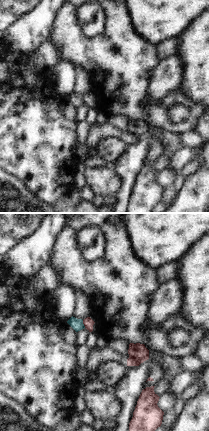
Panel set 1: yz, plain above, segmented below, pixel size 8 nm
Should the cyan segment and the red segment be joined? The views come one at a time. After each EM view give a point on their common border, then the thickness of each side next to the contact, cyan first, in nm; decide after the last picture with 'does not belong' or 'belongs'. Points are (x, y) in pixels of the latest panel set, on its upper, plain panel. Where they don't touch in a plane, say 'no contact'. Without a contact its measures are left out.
meets cyan at (83, 100); 100 nm thick on the cyan side, 80 nm on the other

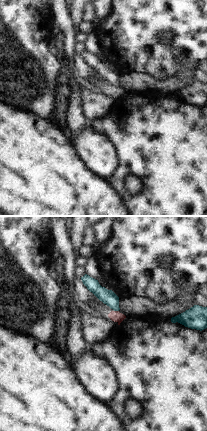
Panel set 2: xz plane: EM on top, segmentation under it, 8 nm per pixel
meets cyan at (116, 86); 120 nm thick on the cyan side, 90 nm on the other

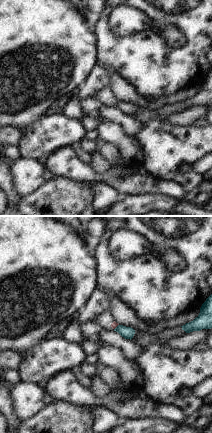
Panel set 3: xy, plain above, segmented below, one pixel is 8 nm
meets cyan at (116, 103); 100 nm thick on the cyan side, 50 nm on the other

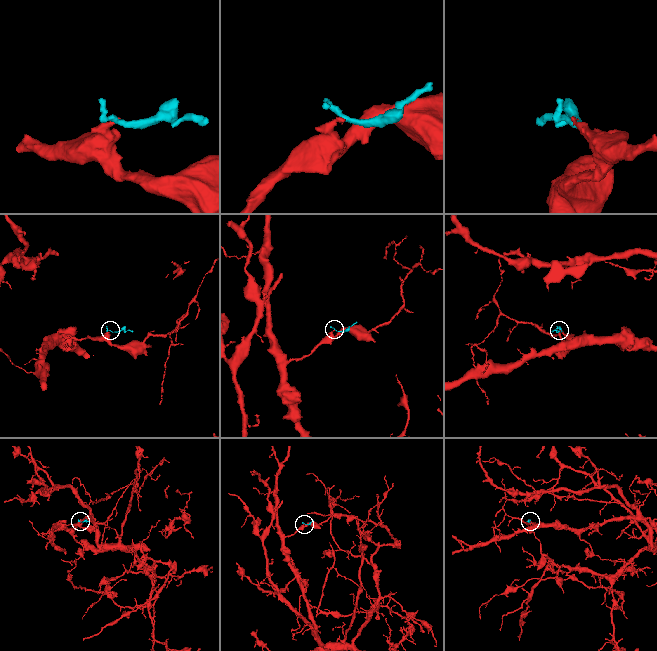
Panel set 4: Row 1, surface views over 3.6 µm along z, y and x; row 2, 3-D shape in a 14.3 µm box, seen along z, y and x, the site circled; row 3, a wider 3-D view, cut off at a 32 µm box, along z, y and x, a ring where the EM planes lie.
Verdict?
does not belong

